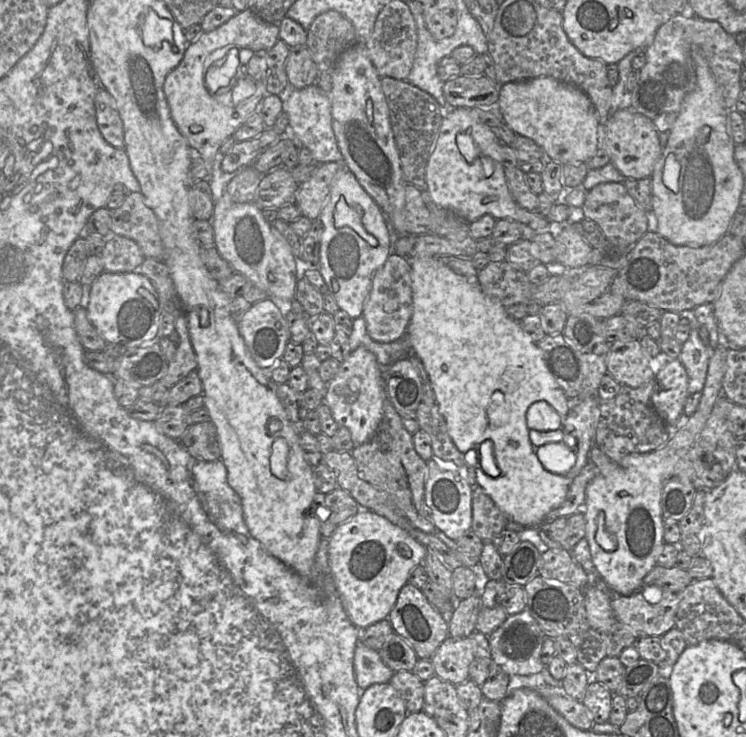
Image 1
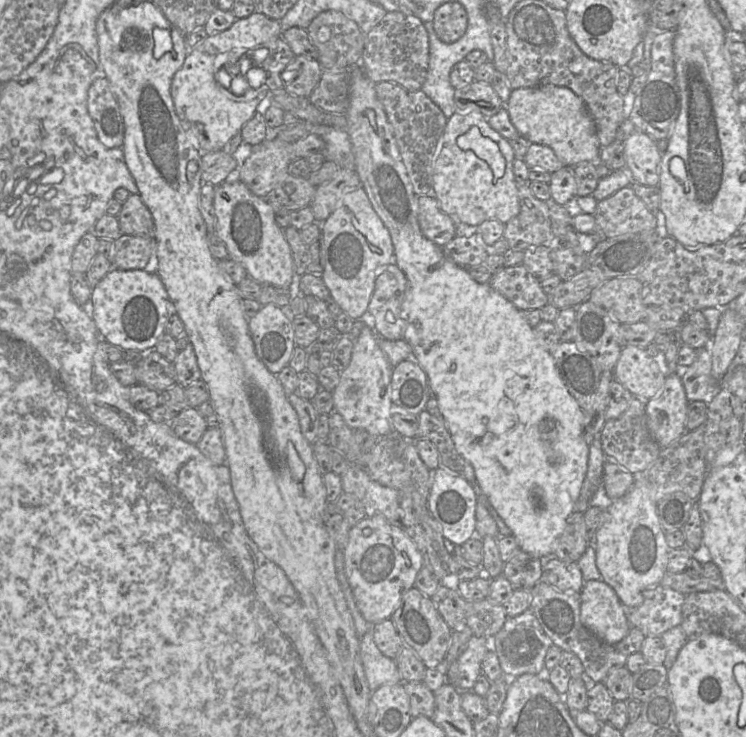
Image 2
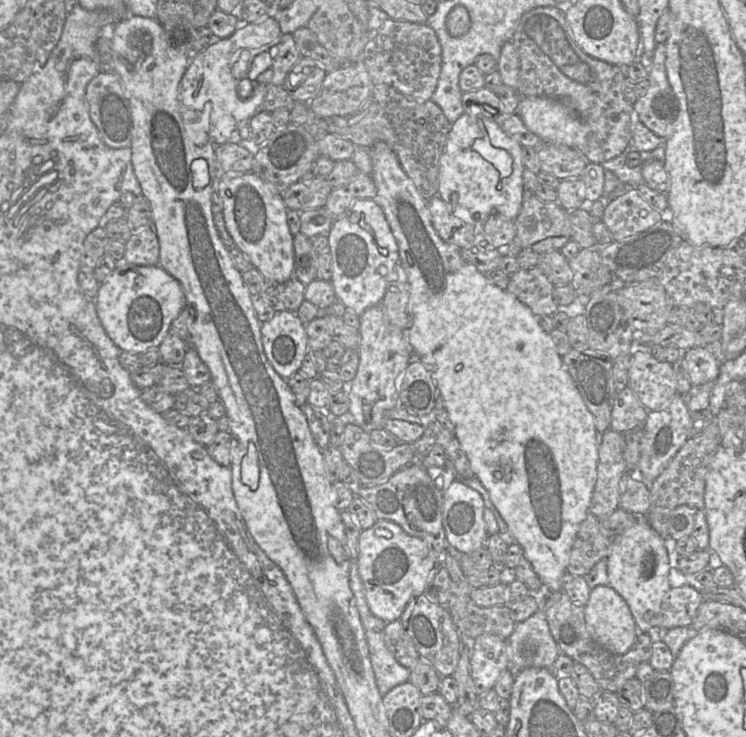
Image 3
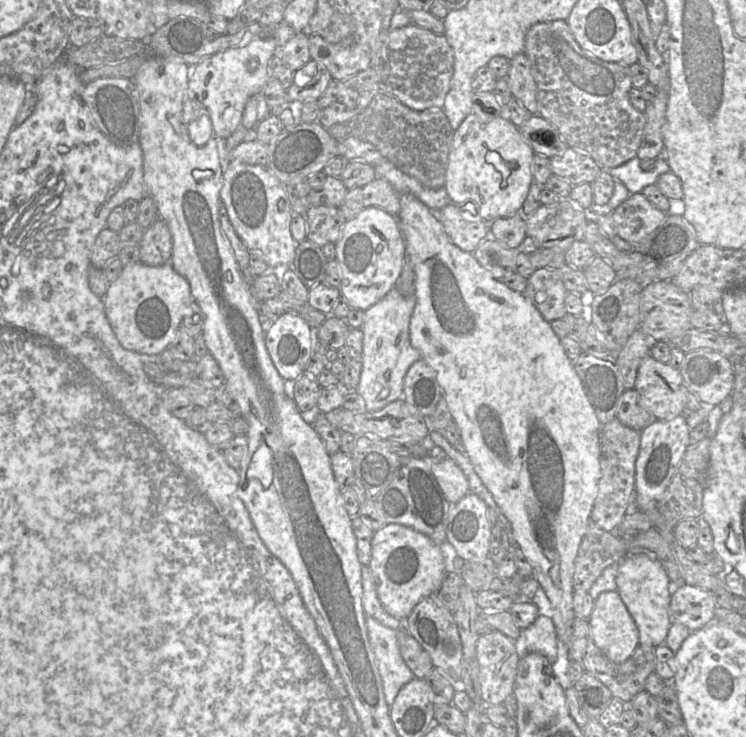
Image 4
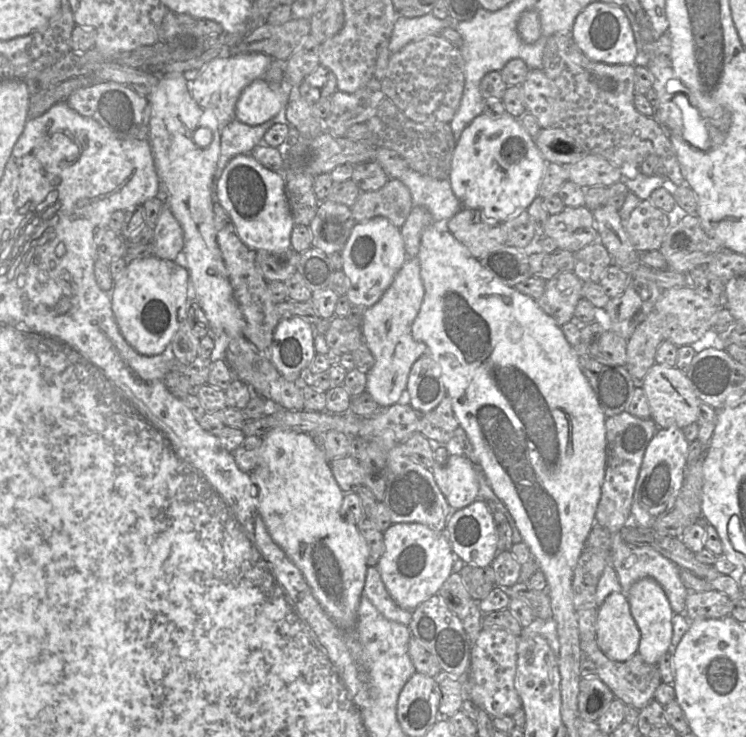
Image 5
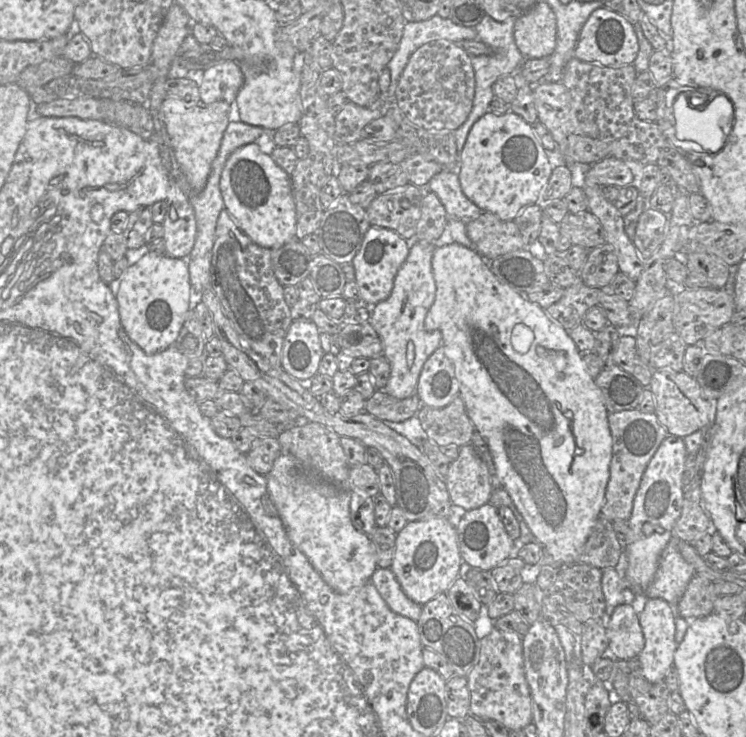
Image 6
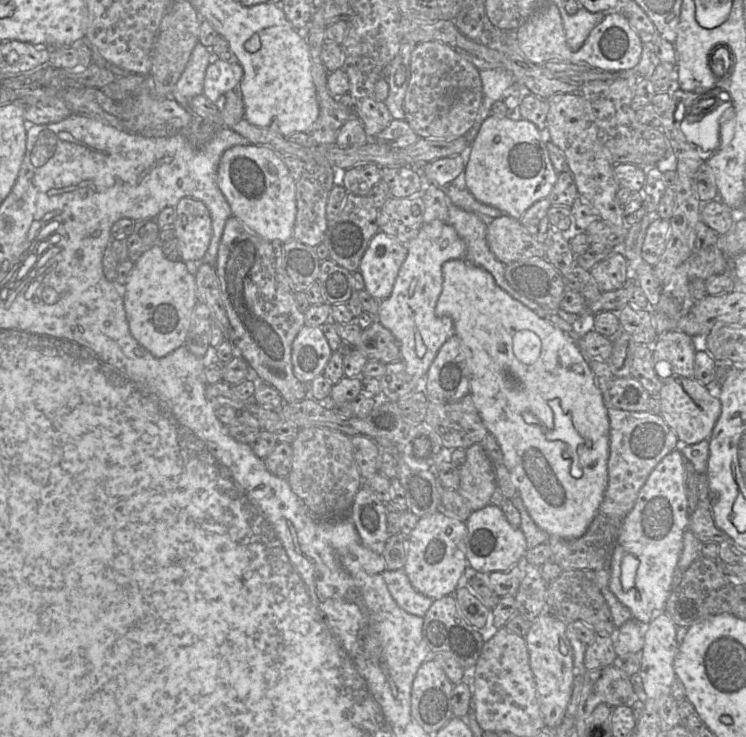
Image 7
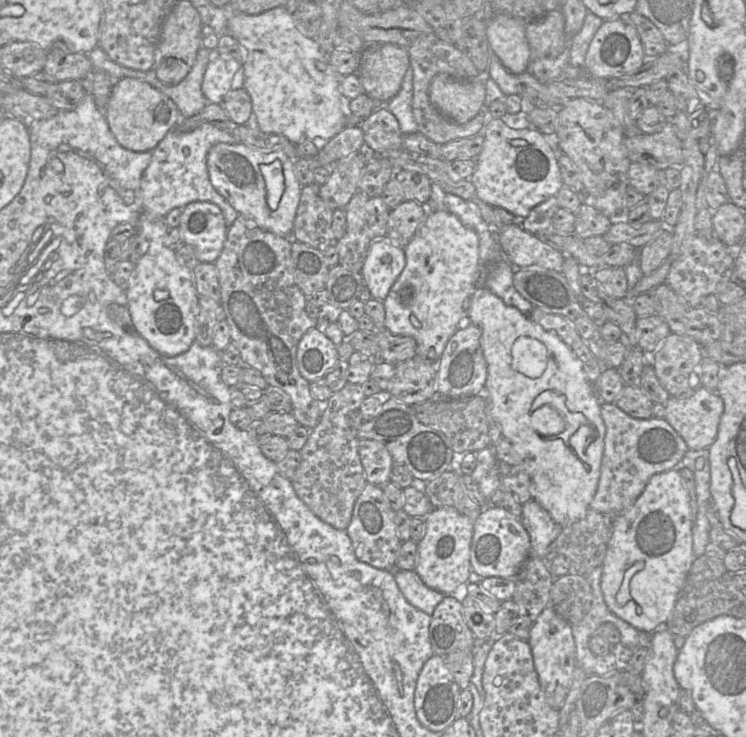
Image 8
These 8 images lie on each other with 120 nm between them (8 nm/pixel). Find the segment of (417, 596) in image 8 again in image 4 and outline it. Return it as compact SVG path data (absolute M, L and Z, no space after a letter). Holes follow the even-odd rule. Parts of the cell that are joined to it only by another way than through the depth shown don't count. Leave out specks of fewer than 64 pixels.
M369 565L361 566L362 579L362 606L366 615L373 617L381 624L398 630L403 626L403 621L391 616L382 606L376 590L376 584Z

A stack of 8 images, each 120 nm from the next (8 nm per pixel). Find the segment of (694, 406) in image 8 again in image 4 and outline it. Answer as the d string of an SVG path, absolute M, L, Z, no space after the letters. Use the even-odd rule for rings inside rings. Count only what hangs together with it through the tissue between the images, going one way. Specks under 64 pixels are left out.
M649 353L634 384L640 404L658 420L671 420L686 409L686 385L680 369L657 361Z

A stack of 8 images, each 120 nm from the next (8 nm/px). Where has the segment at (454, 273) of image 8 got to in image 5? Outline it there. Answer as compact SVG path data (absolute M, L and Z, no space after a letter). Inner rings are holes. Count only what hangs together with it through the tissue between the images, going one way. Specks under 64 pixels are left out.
M417 256L408 258L381 299L365 310L360 328L375 359L374 366L366 373L366 391L381 407L389 407L399 402L402 392L406 389L412 365L428 352L426 344L416 341L411 333L424 293L419 260Z

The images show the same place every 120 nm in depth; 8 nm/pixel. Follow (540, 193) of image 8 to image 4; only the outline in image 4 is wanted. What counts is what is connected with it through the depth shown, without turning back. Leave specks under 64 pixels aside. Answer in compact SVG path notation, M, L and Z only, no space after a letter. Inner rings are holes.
M470 114L454 131L444 187L453 203L473 201L486 222L512 217L521 213L534 180L531 171L534 154L519 127L510 120L501 116L484 120L477 114Z

